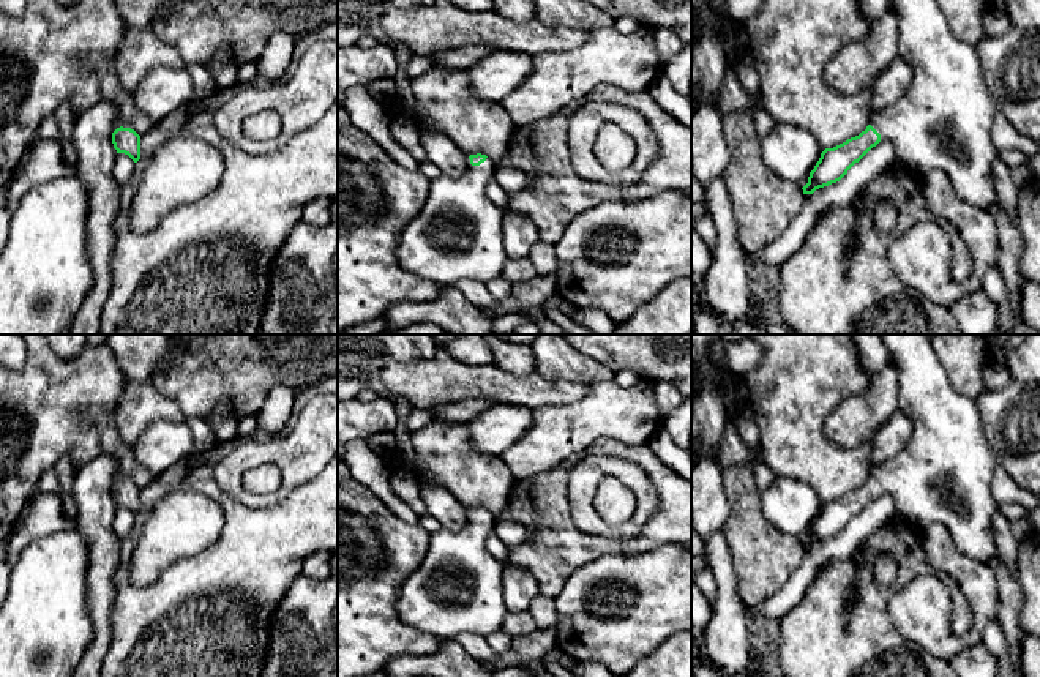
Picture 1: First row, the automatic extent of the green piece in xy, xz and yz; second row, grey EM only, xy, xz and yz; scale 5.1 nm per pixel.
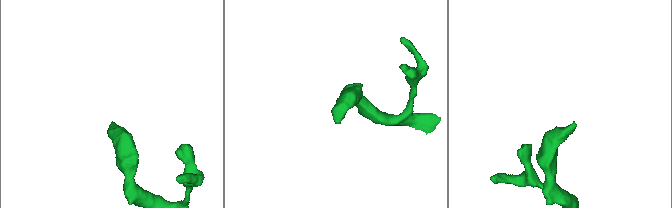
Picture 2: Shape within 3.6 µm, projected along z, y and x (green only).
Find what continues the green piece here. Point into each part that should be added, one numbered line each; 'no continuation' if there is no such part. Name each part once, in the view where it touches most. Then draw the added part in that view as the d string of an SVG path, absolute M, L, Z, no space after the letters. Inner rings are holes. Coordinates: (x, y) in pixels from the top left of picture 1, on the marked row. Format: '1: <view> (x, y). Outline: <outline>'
1: xz (456, 235). Outline: M467 156L467 169L462 175L440 174L431 180L431 189L423 208L399 235L396 246L399 265L413 275L443 286L453 286L459 279L488 282L502 276L503 265L508 260L502 237L505 211L499 208L486 193L488 181L496 175L497 170L492 159L486 158L480 166L472 166Z

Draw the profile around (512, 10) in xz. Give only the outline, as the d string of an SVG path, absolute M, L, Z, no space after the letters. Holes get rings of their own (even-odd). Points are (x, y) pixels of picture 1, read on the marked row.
M492 0L492 11L511 22L529 22L537 14L532 0Z

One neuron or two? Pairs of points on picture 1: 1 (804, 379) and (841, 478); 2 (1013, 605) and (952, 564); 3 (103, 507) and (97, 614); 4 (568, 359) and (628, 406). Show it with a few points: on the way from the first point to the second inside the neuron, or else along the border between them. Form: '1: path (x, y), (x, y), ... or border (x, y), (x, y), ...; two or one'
1: path (804, 404), (804, 441), (816, 453); one
2: border (990, 567), (998, 589), (998, 617); two
3: path (101, 534), (101, 587); one
4: border (613, 379), (594, 382), (589, 387); two

